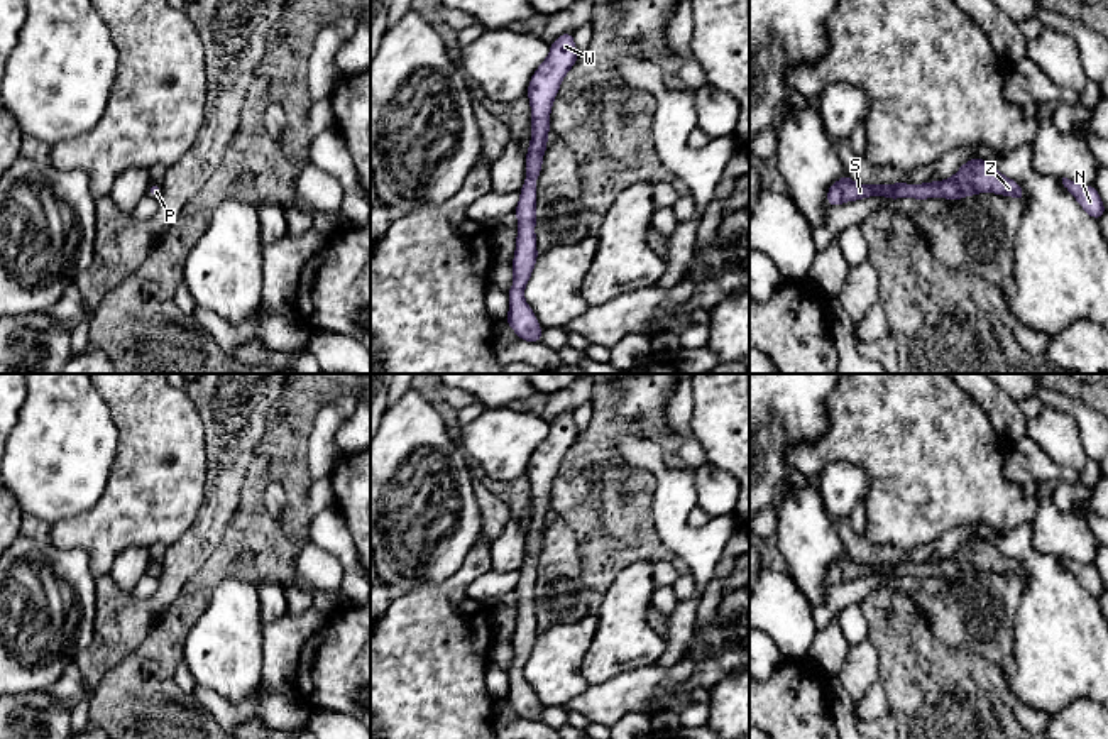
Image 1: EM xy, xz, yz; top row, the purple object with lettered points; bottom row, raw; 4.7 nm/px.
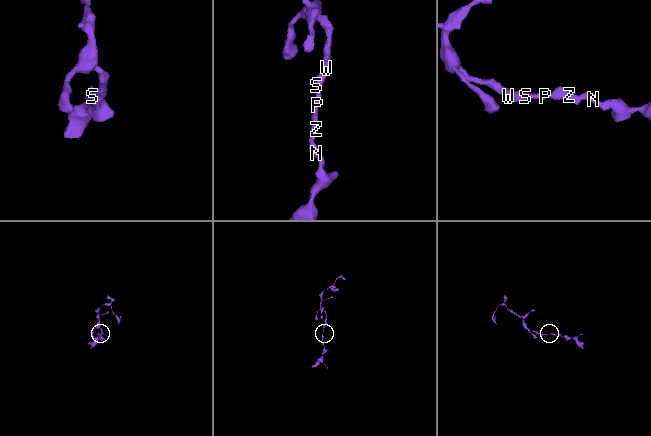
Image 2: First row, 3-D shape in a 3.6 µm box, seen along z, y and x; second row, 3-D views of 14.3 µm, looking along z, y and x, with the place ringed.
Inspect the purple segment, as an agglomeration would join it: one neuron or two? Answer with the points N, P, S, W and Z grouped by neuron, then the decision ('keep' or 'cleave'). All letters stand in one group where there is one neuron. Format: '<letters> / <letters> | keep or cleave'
N P S W Z | keep

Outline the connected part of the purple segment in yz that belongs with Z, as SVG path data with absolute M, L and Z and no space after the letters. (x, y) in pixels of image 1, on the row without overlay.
M979 536L969 538L959 546L959 550L946 560L932 560L924 563L858 563L847 553L829 565L827 583L831 587L856 580L869 575L885 575L893 580L903 575L913 575L919 582L929 575L946 577L946 578L963 578L964 575L973 575L978 572L996 572L1003 575L1013 575L1023 582L1022 565L1005 556L993 541L986 541Z

